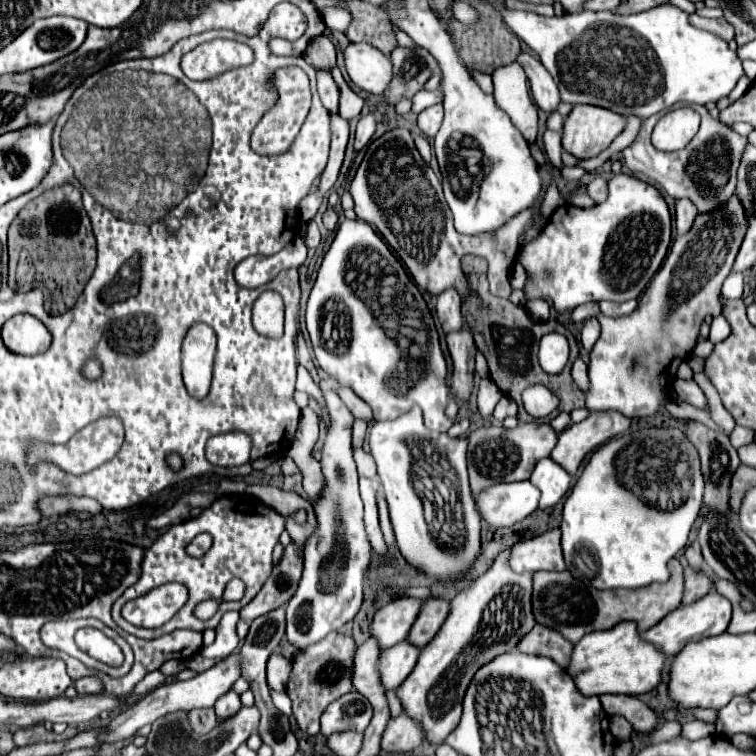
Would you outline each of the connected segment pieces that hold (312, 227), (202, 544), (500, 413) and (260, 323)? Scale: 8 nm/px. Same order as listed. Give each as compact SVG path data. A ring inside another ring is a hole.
M312 220L307 224L305 244L308 248L317 248L321 241L321 234L317 224Z
M207 533L197 535L186 547L186 552L192 557L202 557L211 547L211 537Z
M501 397L501 401L495 405L495 411L493 411L493 417L503 421L505 417L515 417L517 415L517 403L511 399L511 397Z
M265 291L253 305L253 327L267 337L283 333L283 299L279 293Z

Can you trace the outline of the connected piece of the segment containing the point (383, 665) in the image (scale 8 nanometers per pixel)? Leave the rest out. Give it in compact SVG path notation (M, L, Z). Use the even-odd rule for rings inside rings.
M401 641L395 647L383 649L377 669L381 671L381 683L385 689L397 689L413 671L419 657L419 647L409 641Z

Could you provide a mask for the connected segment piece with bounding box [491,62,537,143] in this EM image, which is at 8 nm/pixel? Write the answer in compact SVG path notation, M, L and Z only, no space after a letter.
M517 62L497 68L491 75L494 99L511 117L513 125L525 135L529 143L537 137L537 107L527 91L525 71Z

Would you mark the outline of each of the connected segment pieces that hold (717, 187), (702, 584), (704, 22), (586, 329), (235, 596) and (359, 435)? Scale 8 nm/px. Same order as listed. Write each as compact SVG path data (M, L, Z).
M689 105L689 107L701 115L701 127L685 149L669 153L669 151L659 151L651 145L653 125L663 117L663 113L657 113L649 119L643 119L637 139L621 151L621 157L631 173L647 175L649 181L659 183L663 191L669 193L673 199L689 197L697 205L699 213L703 213L717 209L735 193L737 167L741 163L741 153L745 151L745 145L749 141L747 137L735 133L729 125L721 123L719 119L713 119L703 105Z
M687 567L685 569L685 597L681 603L689 605L689 603L701 599L711 589L713 589L713 579L709 577L709 573L705 573L705 571L695 573L691 567Z
M691 15L691 23L699 29L705 29L705 31L711 31L715 33L717 37L721 37L723 41L731 41L735 31L733 27L725 21L725 19L701 19L699 15Z
M587 319L585 325L583 325L583 331L581 331L581 345L583 345L585 351L591 351L591 347L599 339L599 333L601 333L599 321L597 319Z
M233 579L226 585L223 594L223 600L224 601L240 600L244 595L245 589L246 587L243 581L238 581L237 579Z
M357 419L357 421L355 421L355 425L353 425L353 449L363 447L363 441L365 441L365 431L367 431L367 423Z

